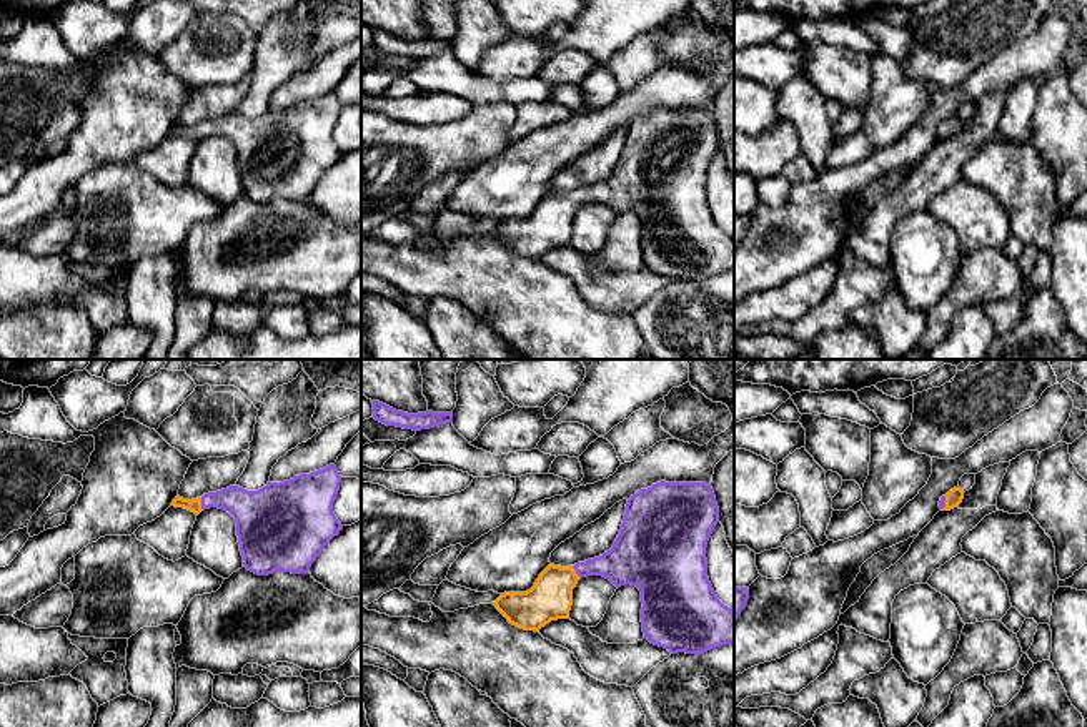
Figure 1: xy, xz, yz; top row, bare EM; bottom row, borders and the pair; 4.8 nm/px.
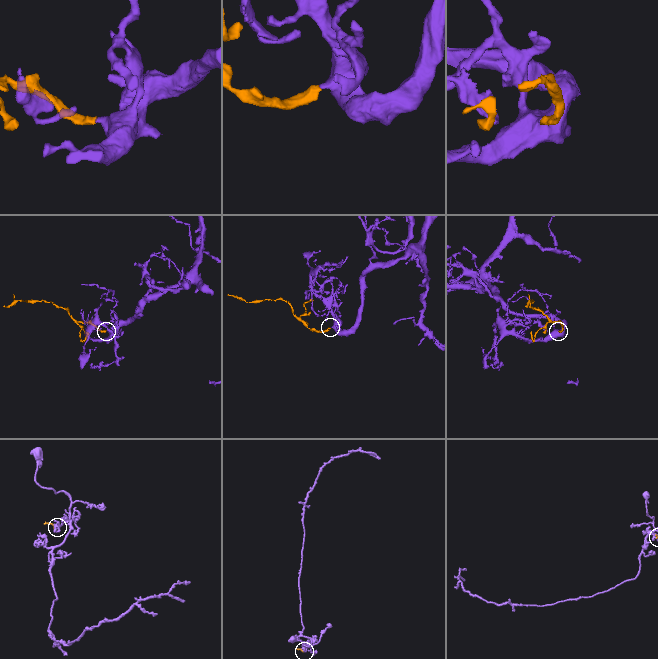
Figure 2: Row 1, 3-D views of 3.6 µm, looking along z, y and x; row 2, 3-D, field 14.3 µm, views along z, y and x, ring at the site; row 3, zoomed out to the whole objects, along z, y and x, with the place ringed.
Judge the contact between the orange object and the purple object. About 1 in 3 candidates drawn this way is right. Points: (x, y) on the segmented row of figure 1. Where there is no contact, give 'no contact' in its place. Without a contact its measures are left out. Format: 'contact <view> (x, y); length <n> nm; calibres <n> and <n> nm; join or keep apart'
contact xy (200, 504); length 70 nm; calibres 60 and 190 nm; join

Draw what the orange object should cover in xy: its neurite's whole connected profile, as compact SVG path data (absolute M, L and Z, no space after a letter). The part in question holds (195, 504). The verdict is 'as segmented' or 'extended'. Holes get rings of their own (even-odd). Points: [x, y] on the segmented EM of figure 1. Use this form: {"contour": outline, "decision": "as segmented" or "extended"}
{"contour": "M335 464L258 491L238 486L196 499L176 496L171 502L196 516L210 507L228 511L236 521L243 566L258 574L306 574L325 546L340 534L333 512L341 476Z", "decision": "extended"}

